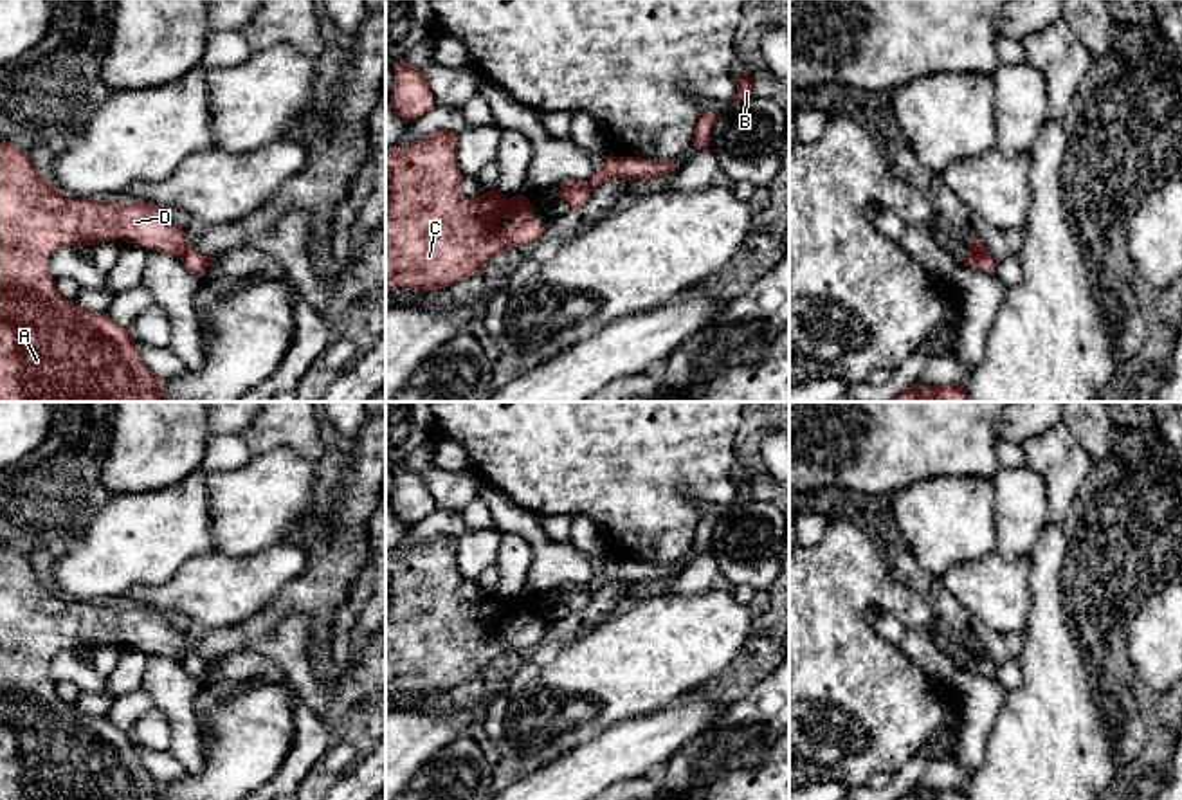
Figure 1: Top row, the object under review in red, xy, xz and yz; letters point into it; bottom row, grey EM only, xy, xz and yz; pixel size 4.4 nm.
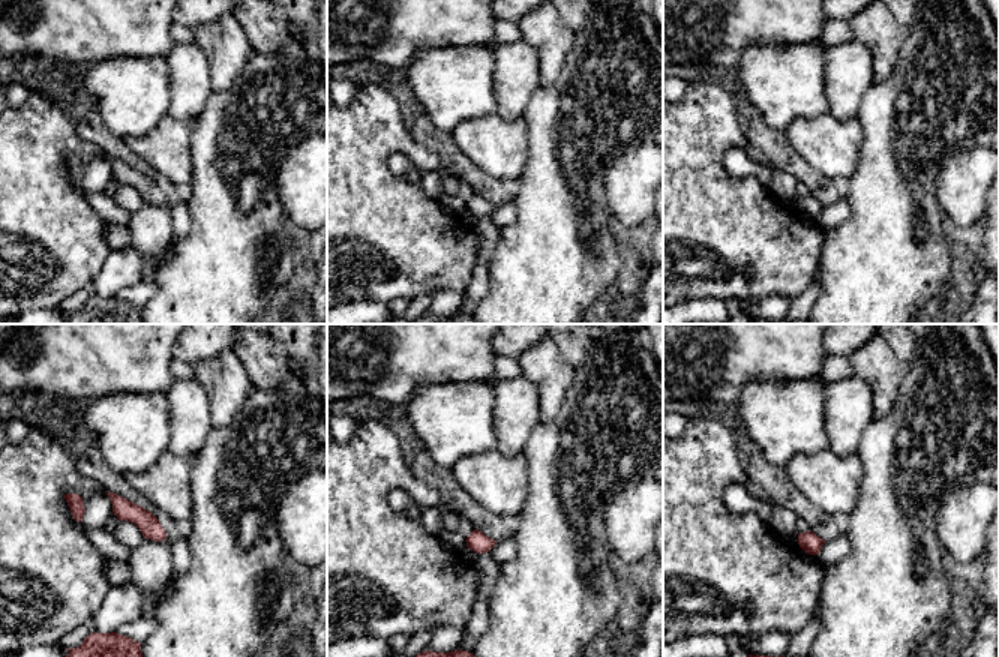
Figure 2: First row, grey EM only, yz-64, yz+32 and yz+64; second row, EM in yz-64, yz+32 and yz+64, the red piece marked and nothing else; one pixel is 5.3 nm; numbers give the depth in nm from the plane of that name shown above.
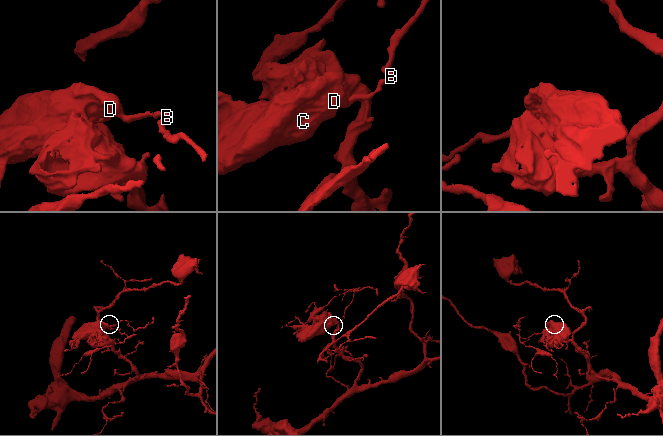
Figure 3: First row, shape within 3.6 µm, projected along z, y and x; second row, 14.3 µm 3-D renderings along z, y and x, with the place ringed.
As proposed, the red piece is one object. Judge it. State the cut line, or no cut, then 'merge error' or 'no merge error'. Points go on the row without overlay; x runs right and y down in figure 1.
yz (970, 647), (988, 660) | merge error

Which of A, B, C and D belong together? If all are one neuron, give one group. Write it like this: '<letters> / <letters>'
A C D / B

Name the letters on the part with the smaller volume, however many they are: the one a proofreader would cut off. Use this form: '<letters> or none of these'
B

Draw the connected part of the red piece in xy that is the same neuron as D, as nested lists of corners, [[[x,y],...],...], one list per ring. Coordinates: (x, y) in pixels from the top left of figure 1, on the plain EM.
[[[0,546],[0,800],[162,800],[164,786],[142,766],[130,732],[117,728],[106,715],[88,715],[65,703],[49,676],[50,661],[63,649],[95,650],[112,643],[175,661],[182,661],[189,650],[164,611],[142,604],[115,607],[67,600],[38,577],[25,553]]]

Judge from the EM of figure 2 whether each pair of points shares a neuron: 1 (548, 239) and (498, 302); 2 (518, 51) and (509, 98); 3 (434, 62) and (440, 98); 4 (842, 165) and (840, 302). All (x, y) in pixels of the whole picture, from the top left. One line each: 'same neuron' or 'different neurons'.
1: same neuron
2: same neuron
3: same neuron
4: different neurons

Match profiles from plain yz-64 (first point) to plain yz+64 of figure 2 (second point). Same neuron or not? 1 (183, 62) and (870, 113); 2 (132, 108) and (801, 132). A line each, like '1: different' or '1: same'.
1: different
2: different

